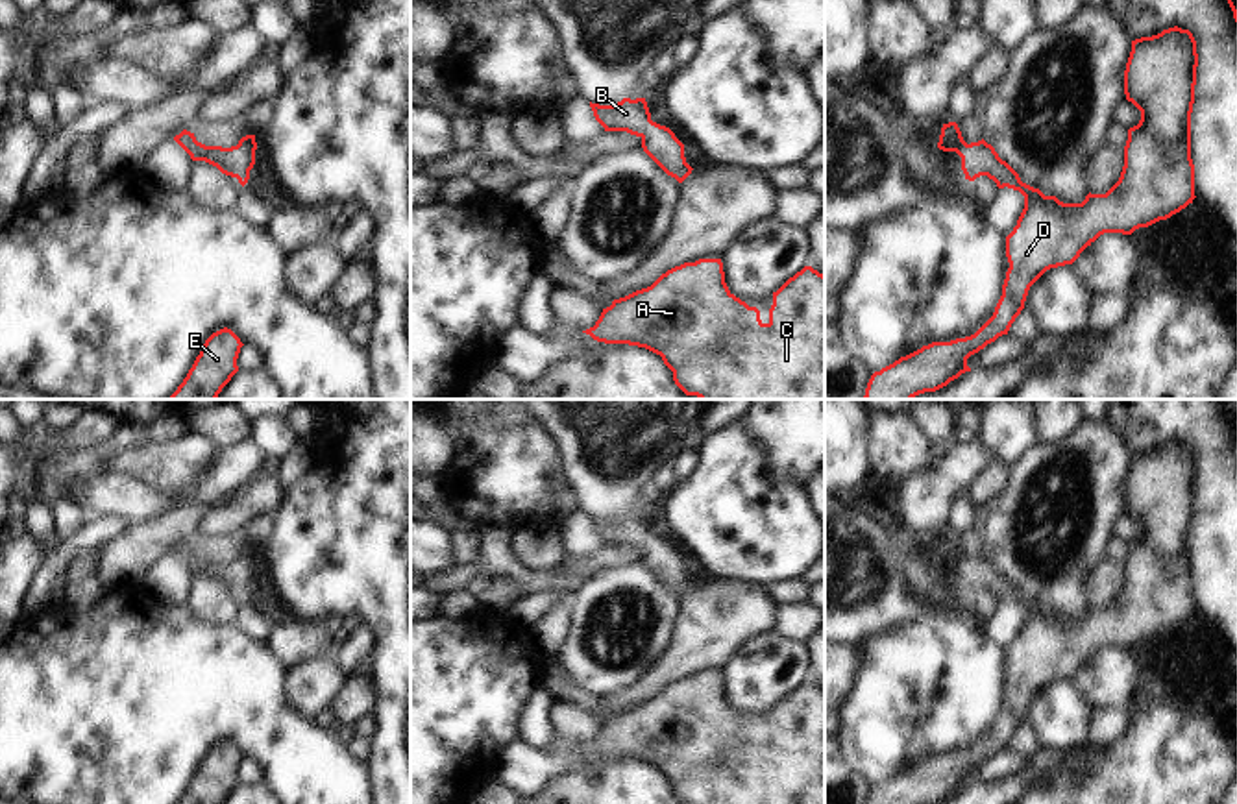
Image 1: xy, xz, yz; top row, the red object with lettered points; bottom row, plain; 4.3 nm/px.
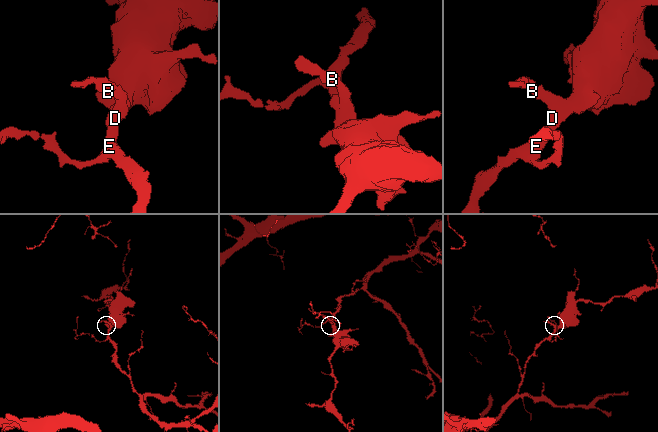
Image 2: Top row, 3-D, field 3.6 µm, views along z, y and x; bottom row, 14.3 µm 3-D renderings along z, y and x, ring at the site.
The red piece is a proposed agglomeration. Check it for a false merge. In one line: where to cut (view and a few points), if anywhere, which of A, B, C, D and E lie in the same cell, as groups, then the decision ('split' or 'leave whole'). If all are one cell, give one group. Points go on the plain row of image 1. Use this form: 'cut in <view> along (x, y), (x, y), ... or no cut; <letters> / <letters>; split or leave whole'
no cut; A B C D E; leave whole

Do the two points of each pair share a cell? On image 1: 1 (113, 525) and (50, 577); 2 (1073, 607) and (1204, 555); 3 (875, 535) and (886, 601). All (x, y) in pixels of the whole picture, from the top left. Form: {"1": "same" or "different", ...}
{"1": "same", "2": "different", "3": "same"}

